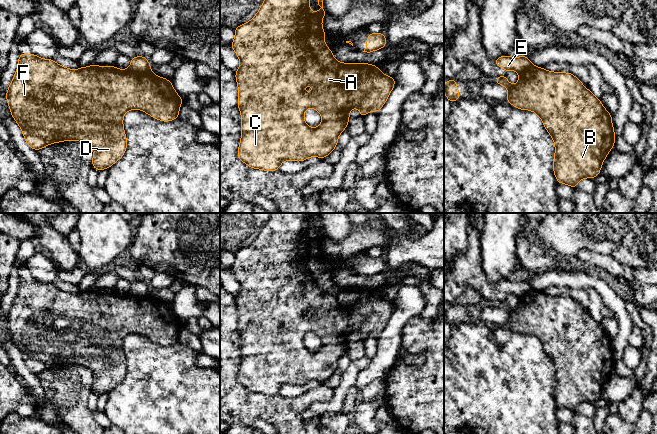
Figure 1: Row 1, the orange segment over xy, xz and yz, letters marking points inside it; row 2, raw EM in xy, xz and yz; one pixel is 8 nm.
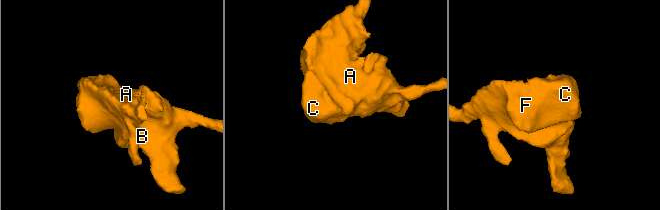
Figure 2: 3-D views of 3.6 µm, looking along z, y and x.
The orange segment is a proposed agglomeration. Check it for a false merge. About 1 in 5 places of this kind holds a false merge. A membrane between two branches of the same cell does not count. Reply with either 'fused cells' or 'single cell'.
fused cells

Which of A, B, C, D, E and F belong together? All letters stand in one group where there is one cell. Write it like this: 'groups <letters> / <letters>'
groups A B C D F / E

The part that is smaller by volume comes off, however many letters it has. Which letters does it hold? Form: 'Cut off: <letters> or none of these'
Cut off: E

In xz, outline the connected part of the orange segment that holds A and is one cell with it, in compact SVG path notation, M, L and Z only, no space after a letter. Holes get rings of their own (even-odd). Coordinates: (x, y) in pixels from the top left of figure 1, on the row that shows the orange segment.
M264 0L248 23L235 28L231 46L240 59L235 78L239 90L237 105L241 113L241 140L237 156L253 169L277 171L286 160L302 162L311 156L324 159L335 149L339 135L348 127L349 112L357 107L359 116L363 118L371 110L378 114L395 86L395 77L384 75L377 65L341 63L333 57L332 50L324 42L326 33L322 19L327 13L323 0L318 0L318 5L321 9L312 13L309 0ZM308 84L314 87L311 93L303 91ZM310 107L322 116L317 128L310 128L304 120L304 112Z

